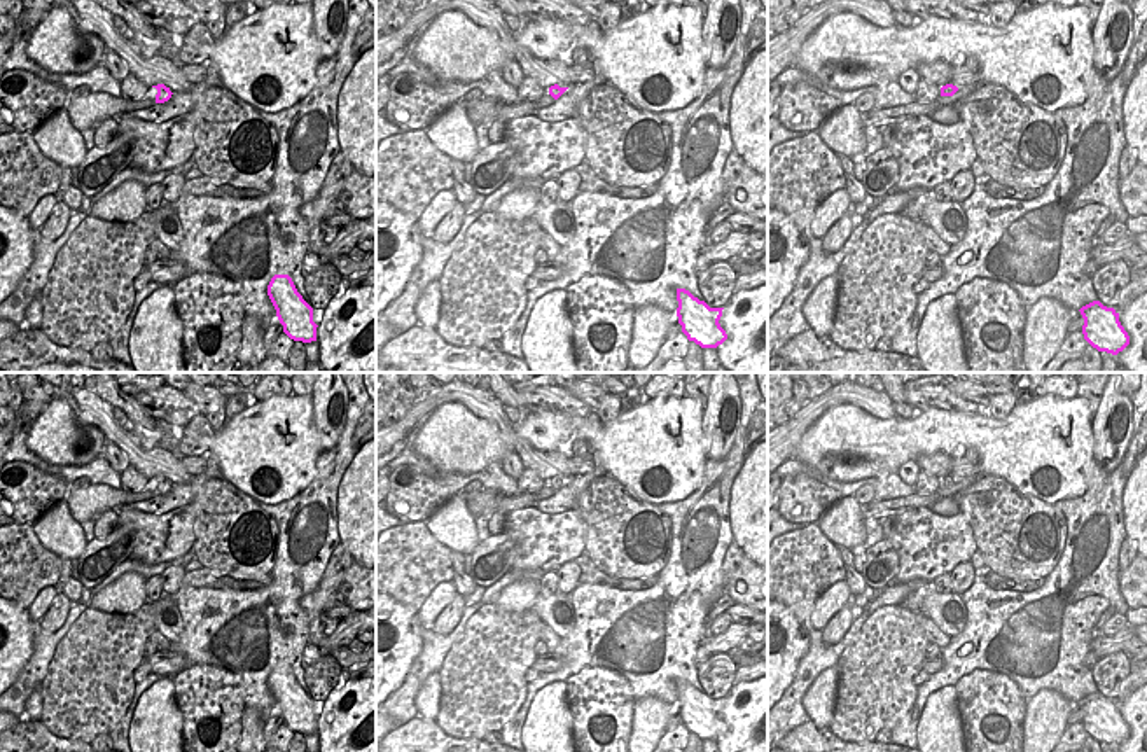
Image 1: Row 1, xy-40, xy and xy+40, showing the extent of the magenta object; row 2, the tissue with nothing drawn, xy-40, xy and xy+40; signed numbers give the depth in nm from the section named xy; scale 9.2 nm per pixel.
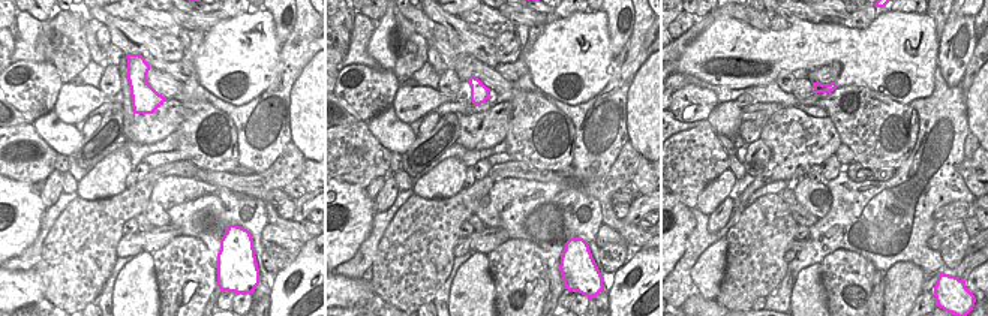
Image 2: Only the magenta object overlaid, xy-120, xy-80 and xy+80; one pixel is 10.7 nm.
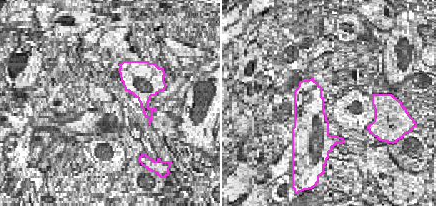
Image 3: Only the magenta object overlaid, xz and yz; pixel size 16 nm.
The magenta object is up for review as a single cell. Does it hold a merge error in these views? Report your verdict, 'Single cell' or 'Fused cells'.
Single cell.

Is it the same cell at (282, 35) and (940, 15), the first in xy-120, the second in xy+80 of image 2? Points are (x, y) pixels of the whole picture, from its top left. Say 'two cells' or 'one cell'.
two cells

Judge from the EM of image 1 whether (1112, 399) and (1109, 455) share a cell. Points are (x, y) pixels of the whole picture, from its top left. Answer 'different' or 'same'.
same

